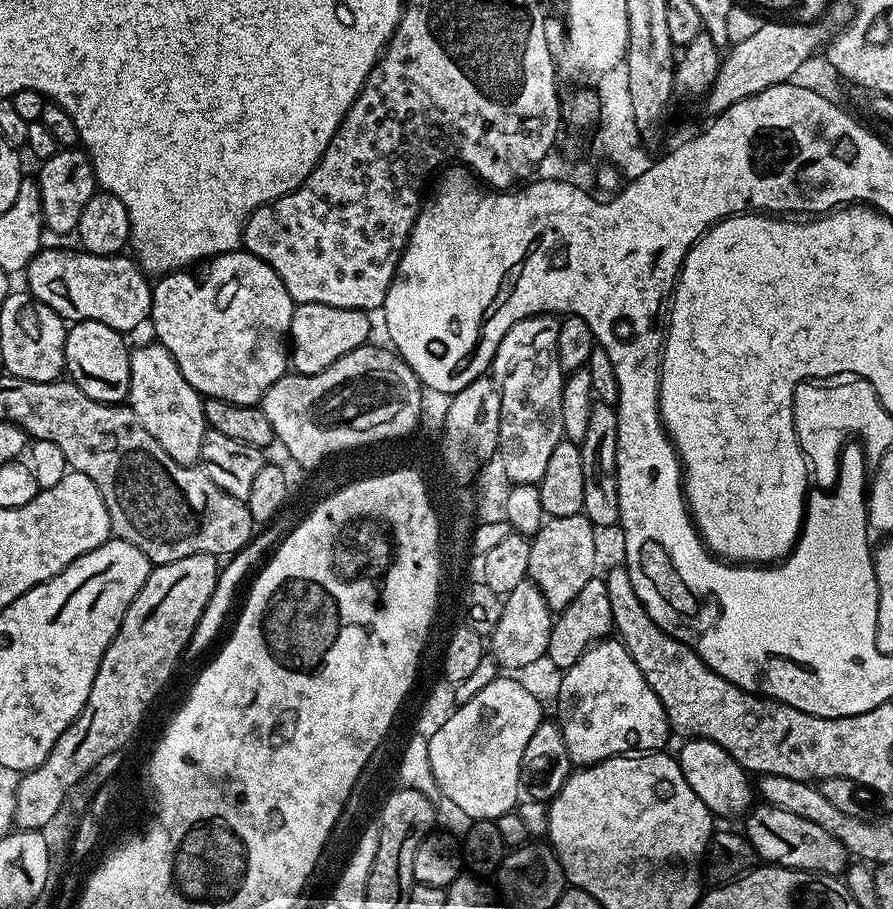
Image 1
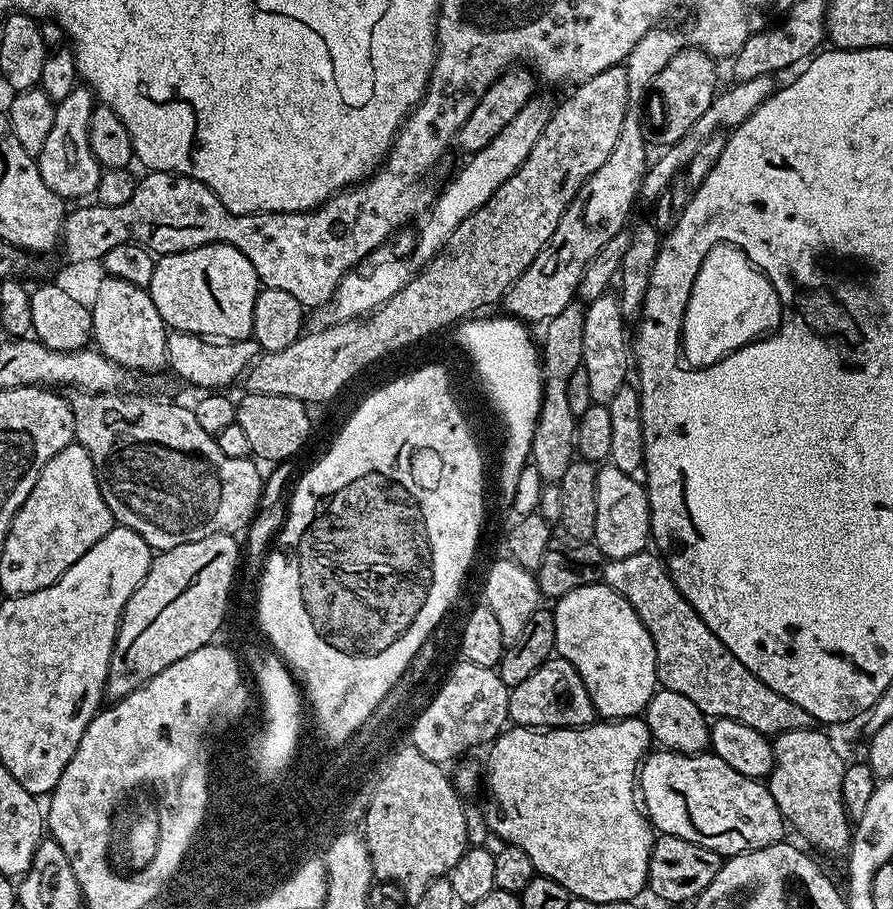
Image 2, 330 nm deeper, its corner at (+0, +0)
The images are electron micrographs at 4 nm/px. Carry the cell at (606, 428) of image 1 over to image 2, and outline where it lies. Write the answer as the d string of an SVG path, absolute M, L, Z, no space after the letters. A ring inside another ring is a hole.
M611 462L597 467L596 470L596 500L598 511L594 521L594 534L592 540L598 550L608 560L630 558L630 554L638 554L649 547L652 527L650 526L650 506L648 505L647 487L636 476L622 474Z

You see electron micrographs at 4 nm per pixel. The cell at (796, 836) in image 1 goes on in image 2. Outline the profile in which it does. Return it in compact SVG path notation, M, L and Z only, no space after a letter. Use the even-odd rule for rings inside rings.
M652 750L638 773L638 800L657 833L686 838L714 850L721 858L762 850L785 839L786 821L767 783L738 774L711 751L687 756L681 752Z

